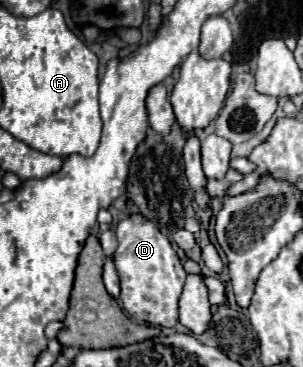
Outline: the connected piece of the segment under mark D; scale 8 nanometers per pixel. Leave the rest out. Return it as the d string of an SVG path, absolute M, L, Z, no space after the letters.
M140 214L120 220L116 226L116 238L118 248L112 258L120 276L120 300L124 310L140 322L172 328L178 322L178 298L184 288L186 272L170 240L156 228L154 222L144 220Z

